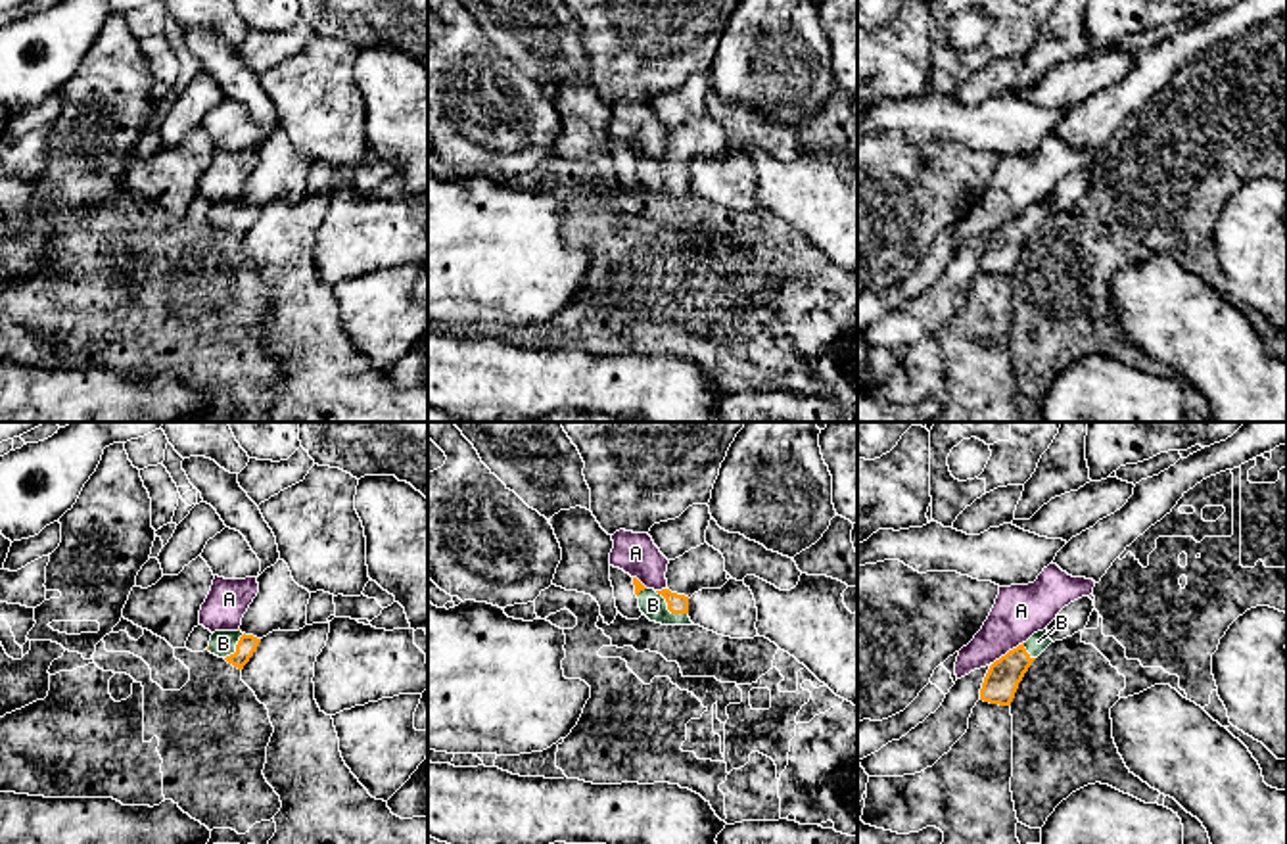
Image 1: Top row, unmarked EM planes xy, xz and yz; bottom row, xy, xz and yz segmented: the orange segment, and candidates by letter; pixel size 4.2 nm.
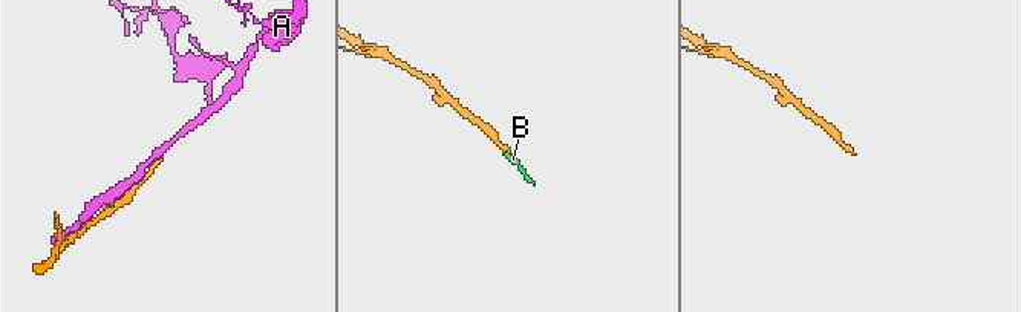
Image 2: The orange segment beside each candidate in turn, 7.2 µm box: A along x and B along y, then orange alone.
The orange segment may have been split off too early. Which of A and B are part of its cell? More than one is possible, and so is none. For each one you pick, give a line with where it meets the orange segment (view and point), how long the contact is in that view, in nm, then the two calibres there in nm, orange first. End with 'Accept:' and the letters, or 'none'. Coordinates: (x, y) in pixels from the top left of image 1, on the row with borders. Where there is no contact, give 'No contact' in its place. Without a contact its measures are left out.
B: Touches orange at xz (668, 609). Shared border 170 nm. Thickness 80 nm (orange) against 110 nm
Accept: B

